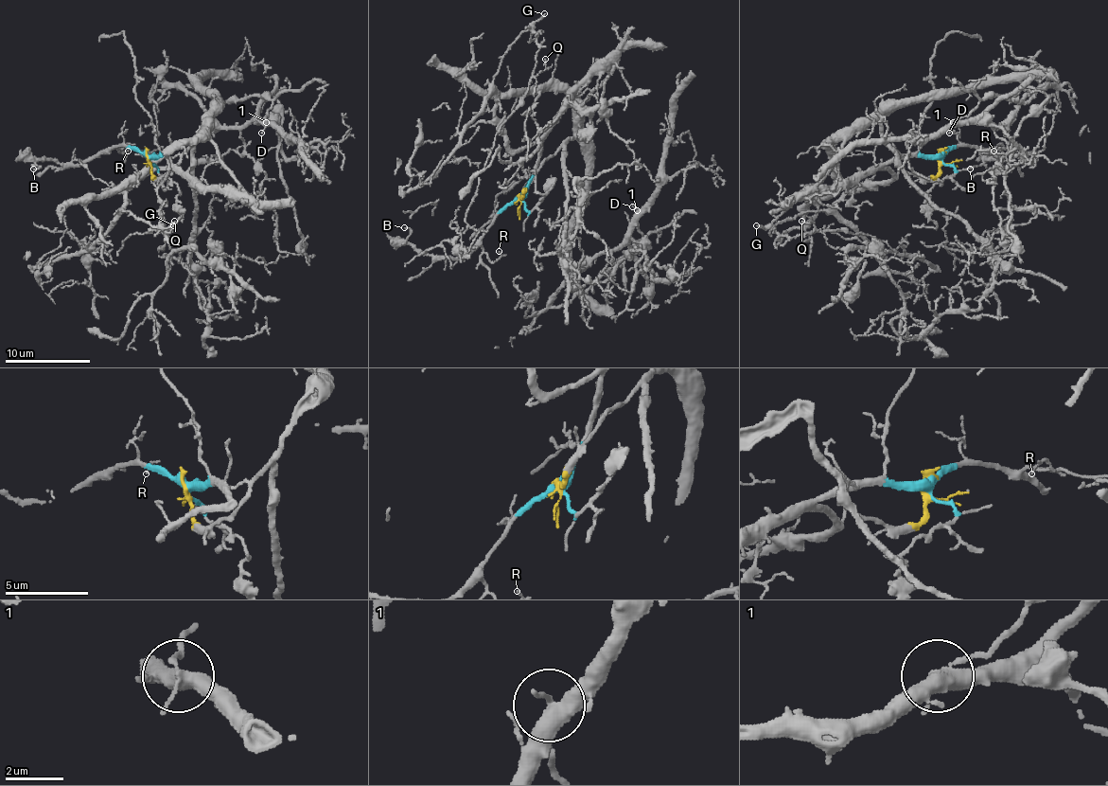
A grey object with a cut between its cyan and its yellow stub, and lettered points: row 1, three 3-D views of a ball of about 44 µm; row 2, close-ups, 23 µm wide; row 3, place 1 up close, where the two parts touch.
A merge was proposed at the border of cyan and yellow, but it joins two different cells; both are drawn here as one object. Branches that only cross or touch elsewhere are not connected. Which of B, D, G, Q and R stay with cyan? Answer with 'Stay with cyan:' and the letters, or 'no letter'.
Stay with cyan: B, G, Q, R

